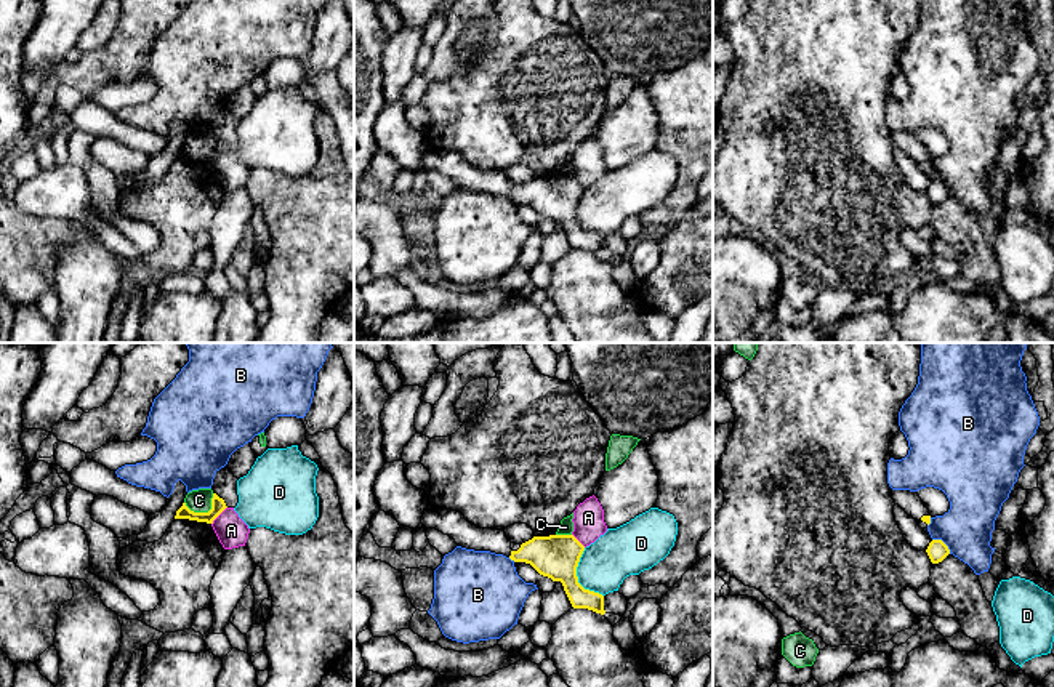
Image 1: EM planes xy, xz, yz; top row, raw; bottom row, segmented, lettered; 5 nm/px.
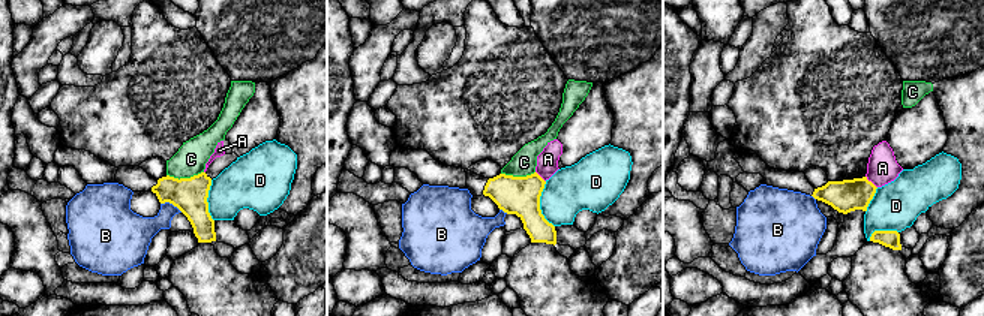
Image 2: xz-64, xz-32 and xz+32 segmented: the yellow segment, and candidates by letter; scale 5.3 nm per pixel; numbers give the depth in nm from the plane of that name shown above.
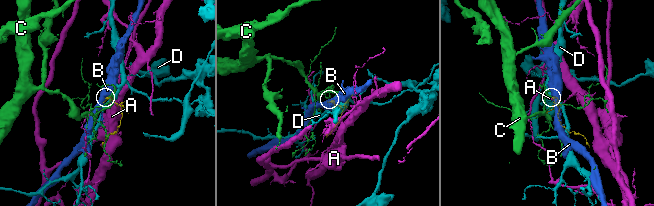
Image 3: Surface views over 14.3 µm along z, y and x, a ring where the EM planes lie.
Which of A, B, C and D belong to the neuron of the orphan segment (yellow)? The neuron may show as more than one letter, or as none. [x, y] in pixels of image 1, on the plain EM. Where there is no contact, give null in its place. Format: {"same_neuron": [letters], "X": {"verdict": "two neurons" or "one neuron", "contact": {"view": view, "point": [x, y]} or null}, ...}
{"same_neuron": [], "A": {"verdict": "two neurons", "contact": {"view": "xy", "point": [218, 156]}}, "B": {"verdict": "two neurons", "contact": {"view": "yz", "point": [944, 184]}}, "C": {"verdict": "two neurons", "contact": {"view": "xy", "point": [204, 154]}}, "D": {"verdict": "two neurons", "contact": {"view": "xz", "point": [577, 218]}}}

